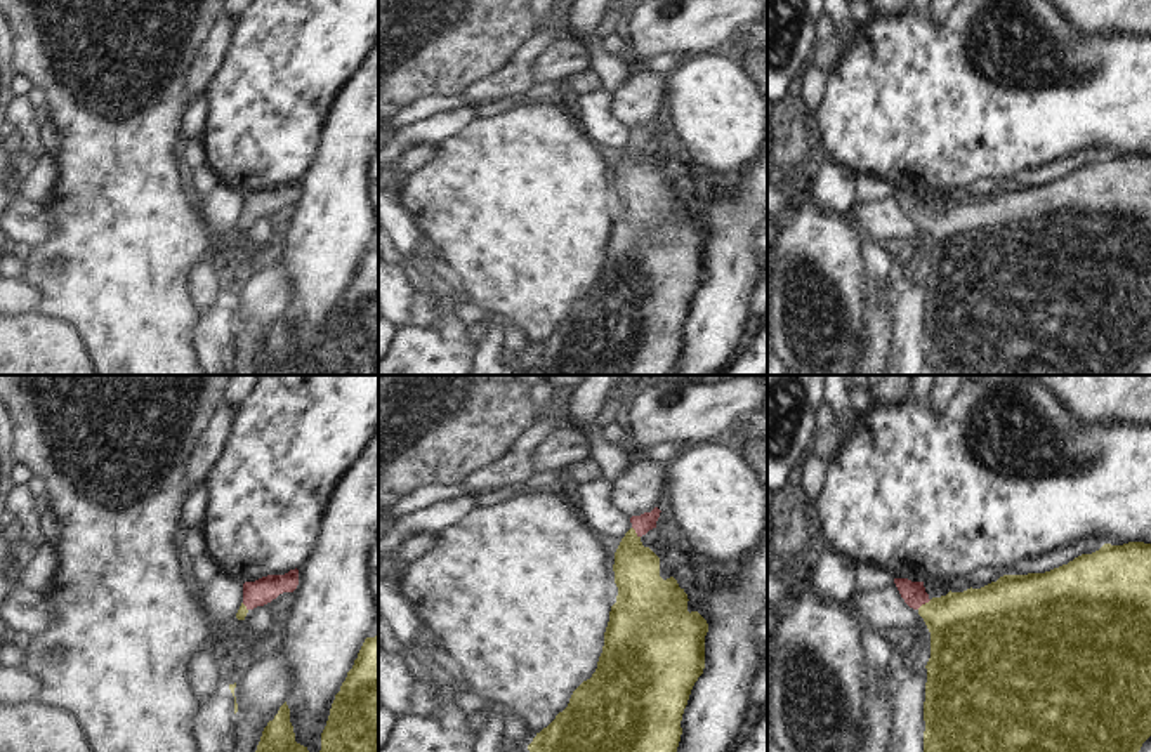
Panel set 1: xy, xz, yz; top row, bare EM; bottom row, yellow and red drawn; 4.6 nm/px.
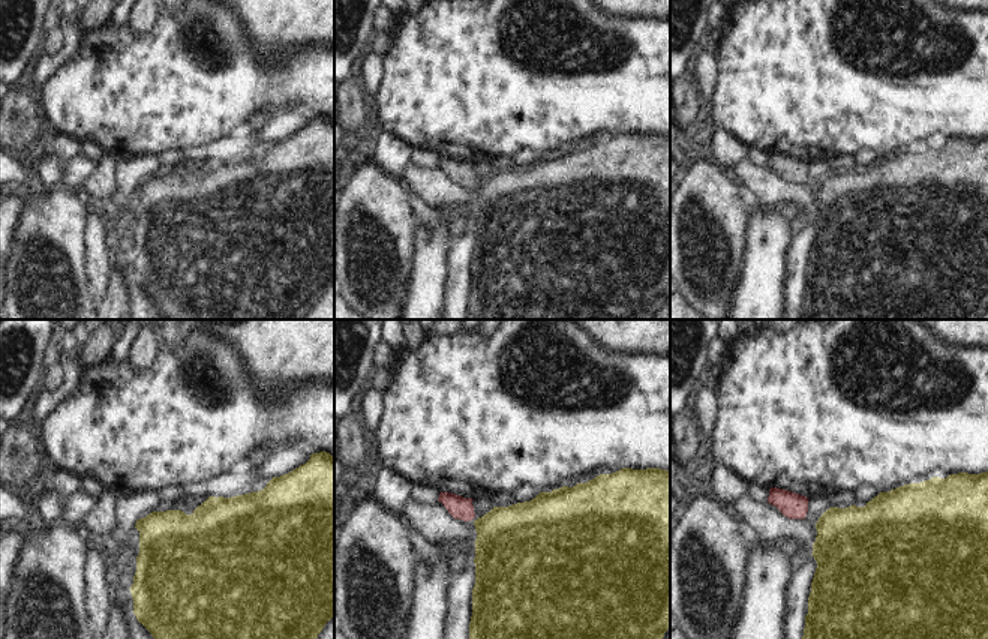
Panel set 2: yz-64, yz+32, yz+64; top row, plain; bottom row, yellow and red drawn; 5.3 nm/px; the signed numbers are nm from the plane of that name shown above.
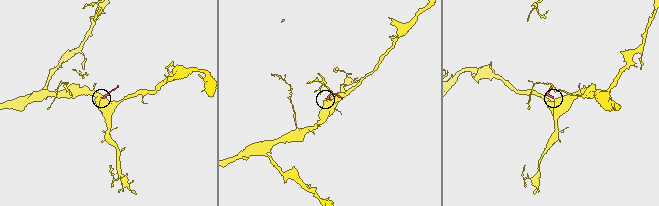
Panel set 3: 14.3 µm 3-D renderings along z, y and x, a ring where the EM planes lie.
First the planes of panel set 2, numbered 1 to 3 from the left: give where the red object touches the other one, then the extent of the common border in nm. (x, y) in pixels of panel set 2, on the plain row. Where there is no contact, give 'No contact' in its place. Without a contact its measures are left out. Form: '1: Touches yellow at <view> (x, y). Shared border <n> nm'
1: No contact
2: No contact
3: No contact.

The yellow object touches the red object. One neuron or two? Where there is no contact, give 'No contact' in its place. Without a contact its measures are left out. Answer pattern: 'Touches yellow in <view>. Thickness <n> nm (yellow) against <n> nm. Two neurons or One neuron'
Touches yellow in yz. Thickness 380 nm (yellow) against 110 nm. One neuron.

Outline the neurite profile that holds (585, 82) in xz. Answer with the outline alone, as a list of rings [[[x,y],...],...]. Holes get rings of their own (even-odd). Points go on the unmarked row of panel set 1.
[[[590,69],[571,76],[569,85],[580,96],[601,90],[601,83]]]

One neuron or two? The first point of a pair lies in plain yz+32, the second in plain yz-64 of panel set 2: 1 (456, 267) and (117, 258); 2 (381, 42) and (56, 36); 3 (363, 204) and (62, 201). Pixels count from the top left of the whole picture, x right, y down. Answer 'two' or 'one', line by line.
1: two
2: one
3: one

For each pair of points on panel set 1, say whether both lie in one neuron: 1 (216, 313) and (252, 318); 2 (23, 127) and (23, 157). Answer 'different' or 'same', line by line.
1: different
2: same

